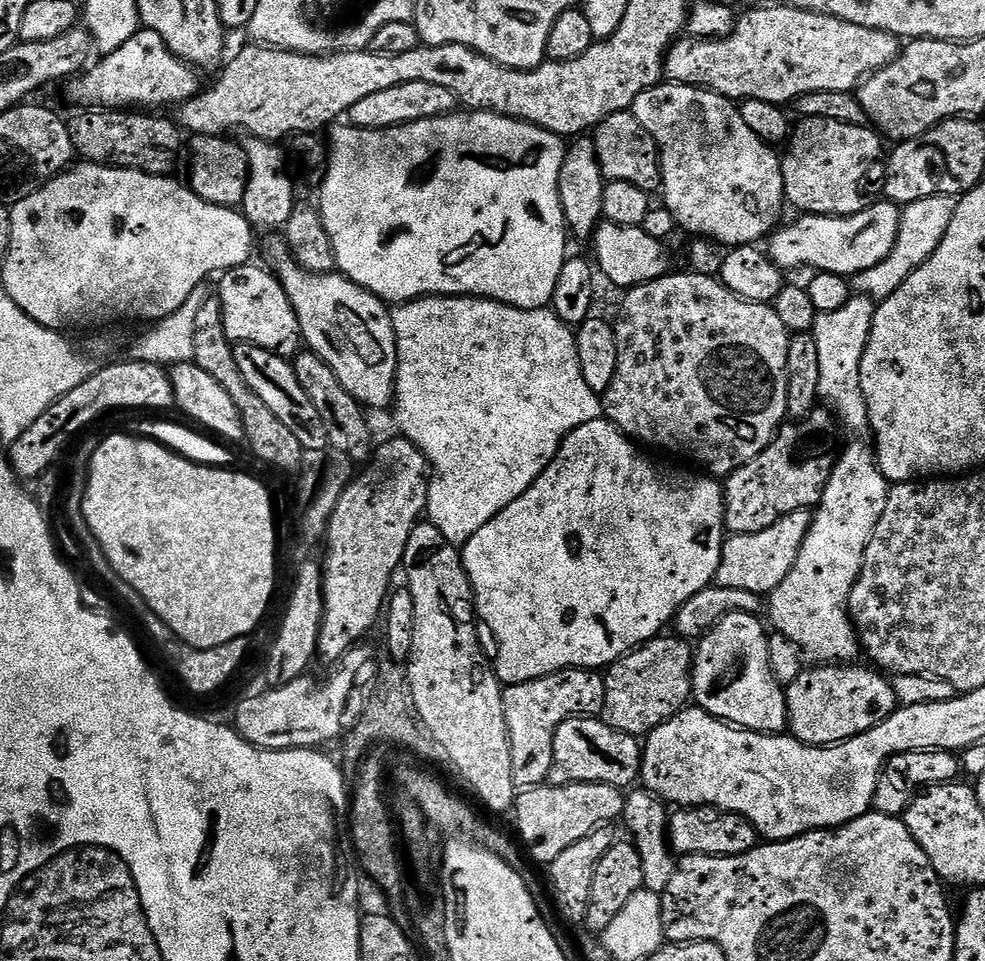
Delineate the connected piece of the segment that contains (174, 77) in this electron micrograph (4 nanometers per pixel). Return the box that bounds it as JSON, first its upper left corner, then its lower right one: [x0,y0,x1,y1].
[67,28,202,110]

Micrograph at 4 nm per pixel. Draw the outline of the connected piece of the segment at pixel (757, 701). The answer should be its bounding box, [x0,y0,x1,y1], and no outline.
[692,612,788,734]

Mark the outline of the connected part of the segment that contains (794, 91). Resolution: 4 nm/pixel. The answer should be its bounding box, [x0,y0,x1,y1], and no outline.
[664,6,902,106]

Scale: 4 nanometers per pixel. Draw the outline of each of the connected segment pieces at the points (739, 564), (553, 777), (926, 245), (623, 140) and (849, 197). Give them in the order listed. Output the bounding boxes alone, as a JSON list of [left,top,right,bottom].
[[715,508,813,597],[547,716,642,790],[854,196,957,302],[594,110,664,194],[782,116,885,214]]

